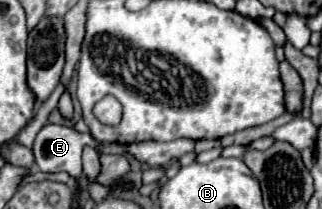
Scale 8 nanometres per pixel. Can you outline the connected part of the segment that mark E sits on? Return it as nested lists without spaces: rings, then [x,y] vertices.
[[[45,125],[33,143],[35,163],[41,171],[67,171],[73,177],[81,175],[83,145],[97,147],[91,135],[81,135],[71,127]]]

